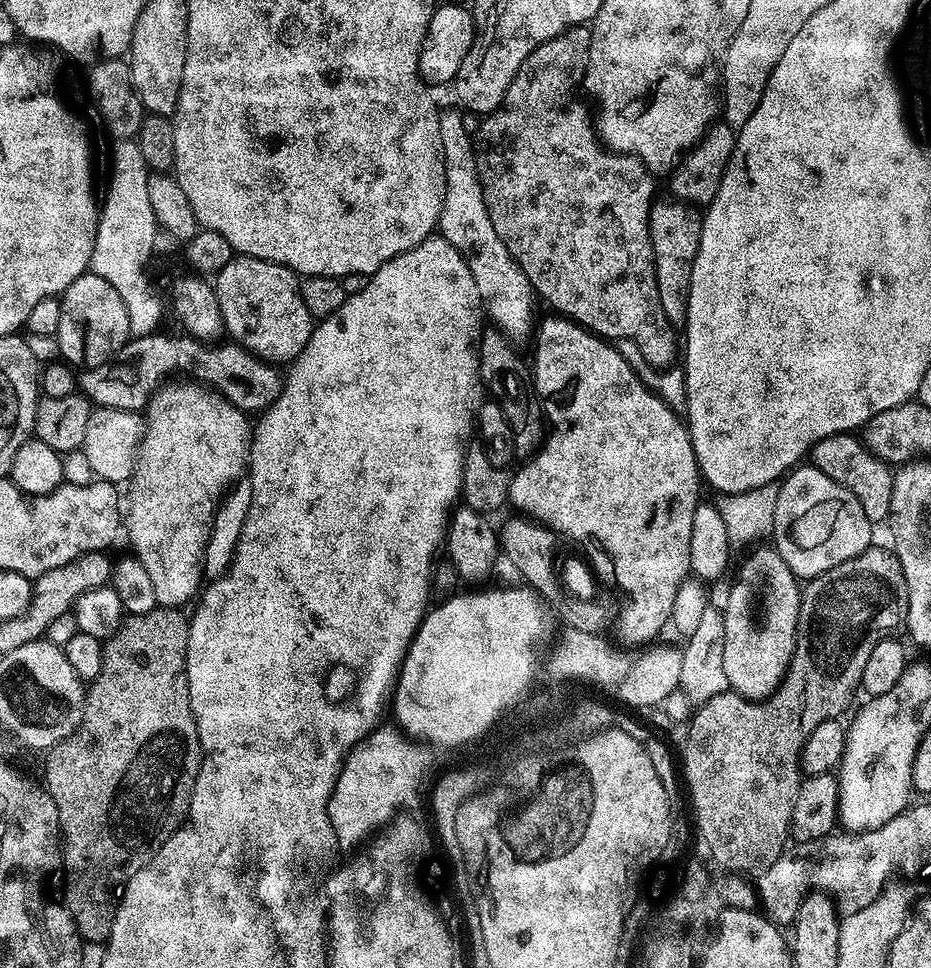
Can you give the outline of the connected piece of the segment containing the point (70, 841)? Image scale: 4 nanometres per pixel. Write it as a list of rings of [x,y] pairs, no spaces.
[[[152,606],[149,612],[140,612],[137,616],[129,615],[120,629],[107,640],[104,645],[104,657],[102,658],[102,670],[98,672],[98,678],[94,678],[84,693],[84,720],[62,742],[58,742],[53,748],[47,749],[44,760],[43,783],[48,789],[50,798],[54,798],[54,806],[58,806],[58,818],[60,819],[60,835],[62,837],[62,872],[64,868],[64,900],[63,907],[68,909],[72,921],[80,934],[81,941],[90,944],[104,944],[108,935],[112,932],[112,923],[116,917],[117,901],[112,900],[111,888],[119,889],[127,884],[128,879],[142,866],[158,854],[158,850],[173,834],[178,831],[188,815],[190,798],[194,790],[194,782],[198,778],[198,770],[202,753],[200,739],[198,738],[198,726],[196,715],[190,706],[190,690],[188,689],[188,675],[186,674],[186,646],[188,645],[188,621],[187,615],[183,616],[180,608],[162,608]]]

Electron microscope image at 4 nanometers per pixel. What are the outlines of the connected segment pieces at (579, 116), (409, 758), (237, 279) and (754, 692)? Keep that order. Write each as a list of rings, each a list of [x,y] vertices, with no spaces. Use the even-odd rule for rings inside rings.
[[[581,26],[570,28],[562,36],[556,36],[553,40],[547,40],[537,46],[522,62],[518,74],[514,74],[514,82],[506,90],[504,100],[499,108],[487,113],[480,124],[480,129],[475,129],[474,143],[476,146],[476,165],[478,166],[478,178],[482,182],[482,194],[486,198],[486,210],[490,214],[490,222],[494,222],[494,230],[498,230],[498,238],[510,250],[514,262],[526,274],[531,291],[536,292],[549,304],[549,309],[555,310],[561,317],[575,320],[582,328],[609,341],[615,342],[622,338],[630,338],[638,342],[642,354],[646,354],[649,362],[656,366],[667,367],[678,356],[678,338],[672,334],[673,325],[668,323],[659,305],[658,288],[655,285],[654,262],[652,261],[651,238],[648,233],[648,214],[650,201],[654,194],[652,190],[653,173],[647,164],[642,163],[637,156],[627,152],[615,152],[604,143],[594,116],[588,113],[584,100],[580,97],[580,83],[585,83],[588,71],[588,51],[592,41],[591,27]],[[624,176],[628,176],[628,196],[624,196]]]
[[[395,729],[374,730],[367,740],[360,741],[345,753],[340,771],[336,778],[335,788],[327,802],[327,816],[334,827],[337,845],[341,848],[352,848],[364,841],[374,830],[379,831],[389,825],[399,813],[397,811],[406,805],[418,792],[424,774],[434,762],[435,752],[424,744],[404,746],[405,737]]]
[[[237,255],[230,262],[226,262],[226,266],[222,266],[222,270],[214,276],[218,306],[224,319],[224,332],[232,335],[229,337],[242,345],[247,352],[253,352],[260,359],[277,366],[284,366],[295,360],[298,354],[302,354],[306,342],[310,342],[310,334],[314,327],[314,317],[310,314],[310,310],[306,310],[306,302],[302,302],[300,282],[301,277],[297,273],[274,262],[242,255]]]
[[[775,547],[756,548],[740,564],[740,581],[728,592],[728,601],[722,604],[725,628],[725,649],[722,650],[722,664],[725,666],[726,678],[728,679],[728,688],[737,696],[744,696],[747,700],[763,700],[766,696],[771,696],[781,682],[784,681],[784,675],[788,673],[788,667],[792,661],[792,655],[796,649],[796,631],[798,630],[798,610],[800,609],[800,593],[802,591],[801,581],[782,562],[782,554],[778,554]]]

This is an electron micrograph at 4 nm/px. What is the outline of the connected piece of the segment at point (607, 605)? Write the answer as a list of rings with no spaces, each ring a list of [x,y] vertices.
[[[512,514],[501,525],[497,527],[497,543],[501,555],[506,556],[513,568],[525,579],[523,580],[544,602],[558,612],[569,629],[580,630],[584,633],[603,635],[608,628],[615,627],[619,621],[621,599],[613,590],[606,590],[602,594],[602,599],[591,598],[581,600],[571,595],[567,584],[560,582],[552,584],[553,576],[550,576],[550,568],[556,564],[556,550],[554,542],[557,535],[551,528],[538,524],[522,514]]]

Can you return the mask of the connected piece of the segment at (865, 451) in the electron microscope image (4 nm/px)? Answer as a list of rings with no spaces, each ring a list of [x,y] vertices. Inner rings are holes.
[[[840,432],[830,438],[822,438],[812,447],[810,453],[811,467],[822,470],[826,478],[838,482],[866,510],[866,518],[873,526],[880,526],[885,523],[890,514],[890,498],[894,494],[894,472],[893,469],[864,445],[859,435]]]

